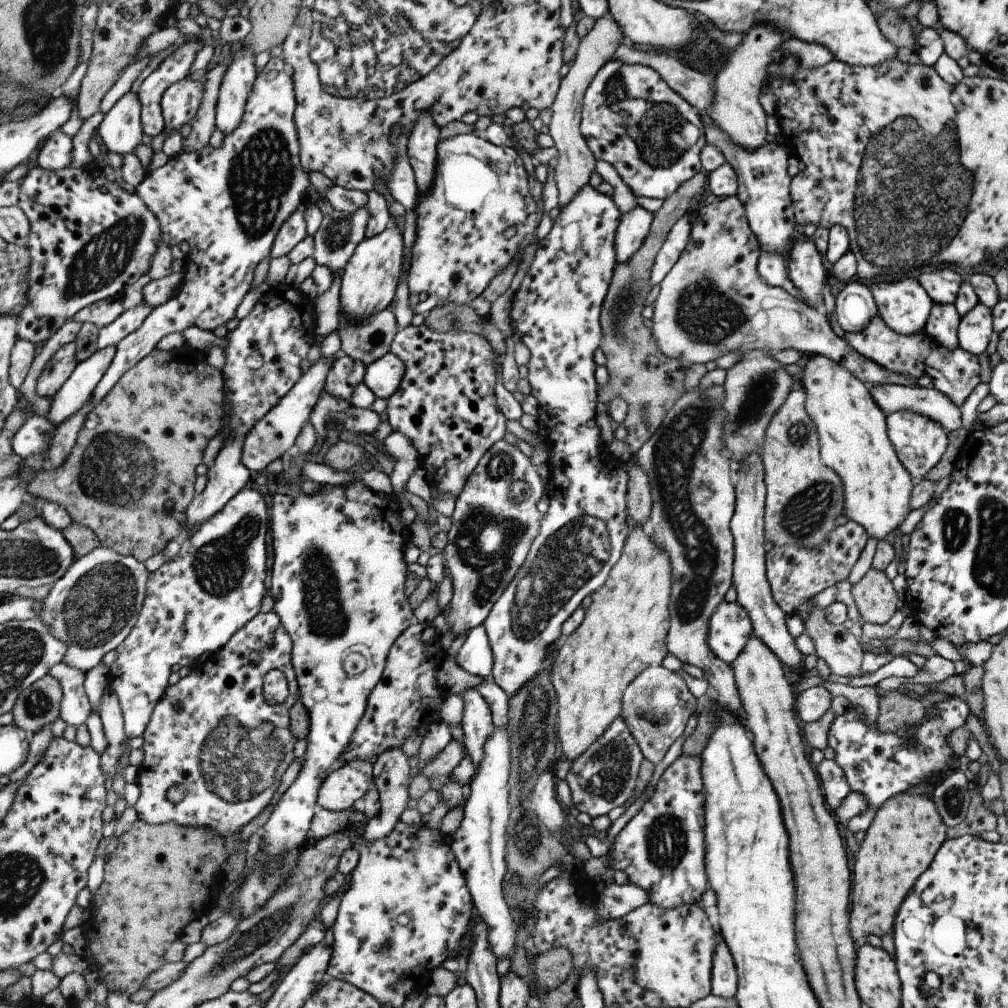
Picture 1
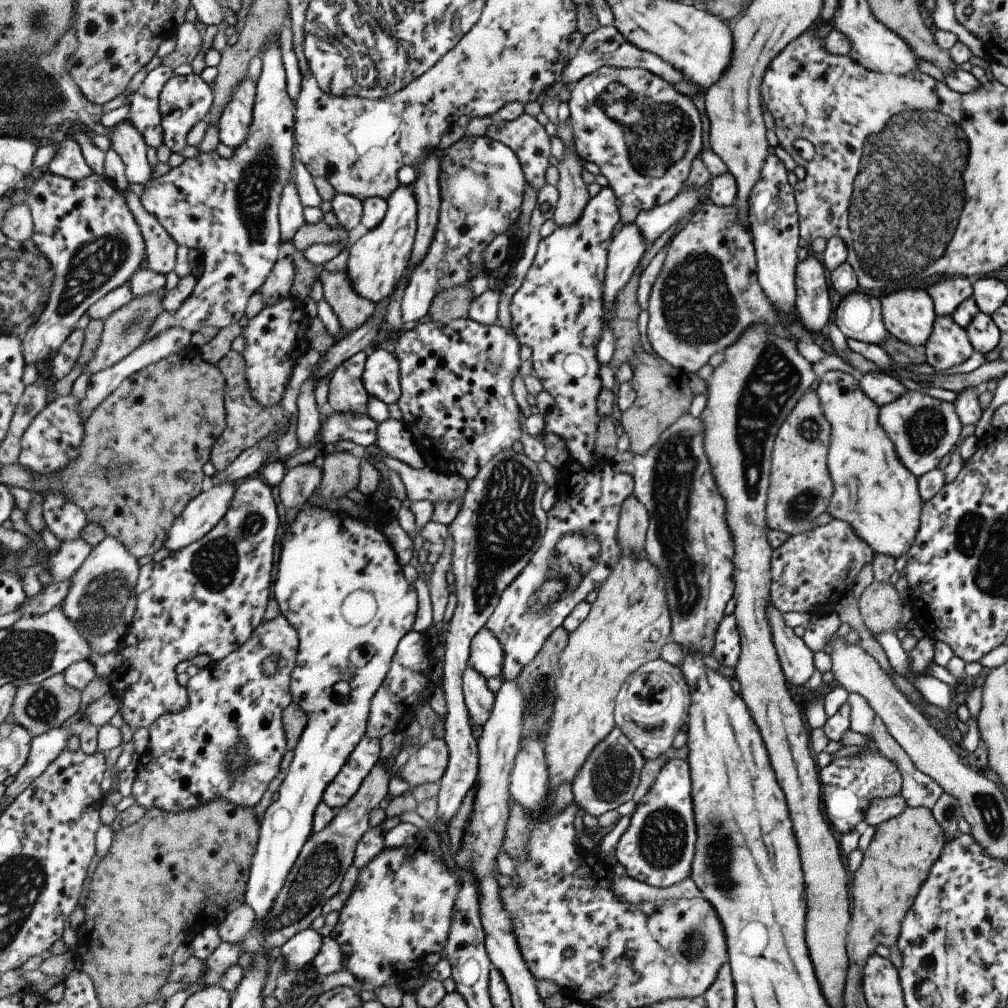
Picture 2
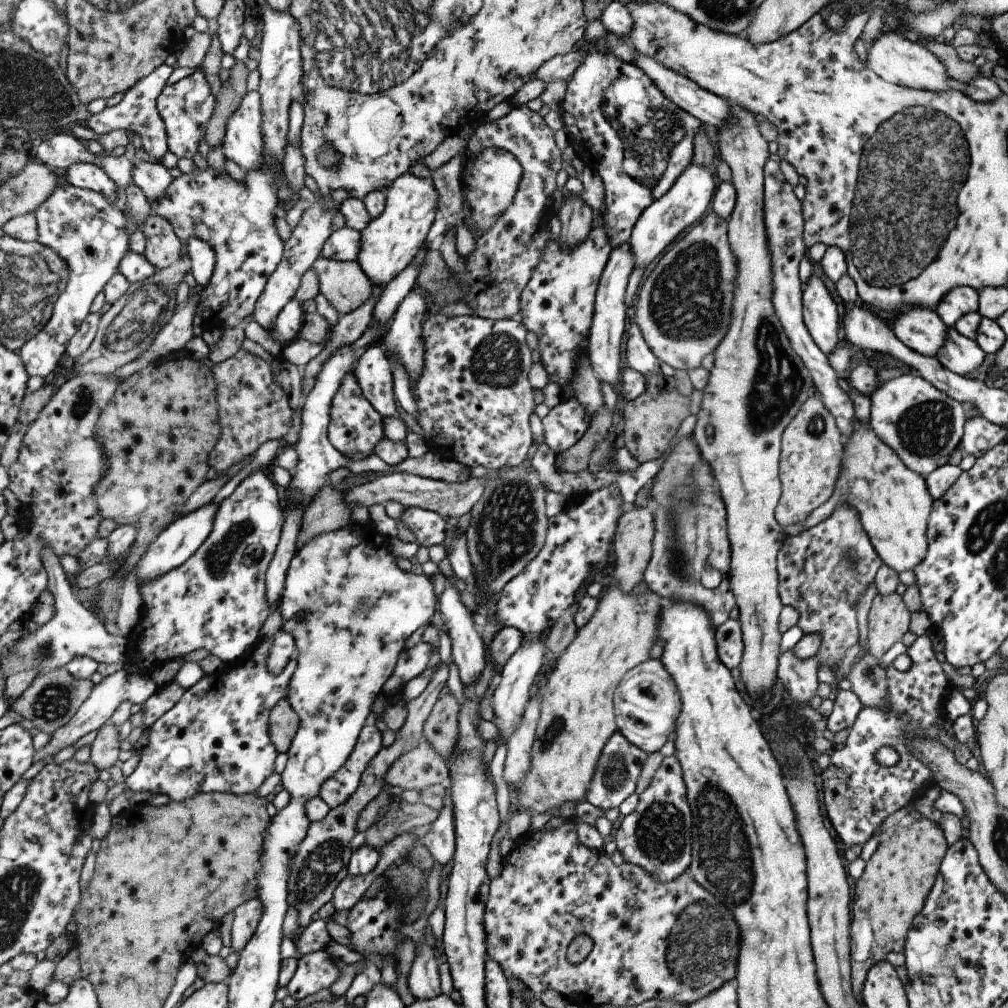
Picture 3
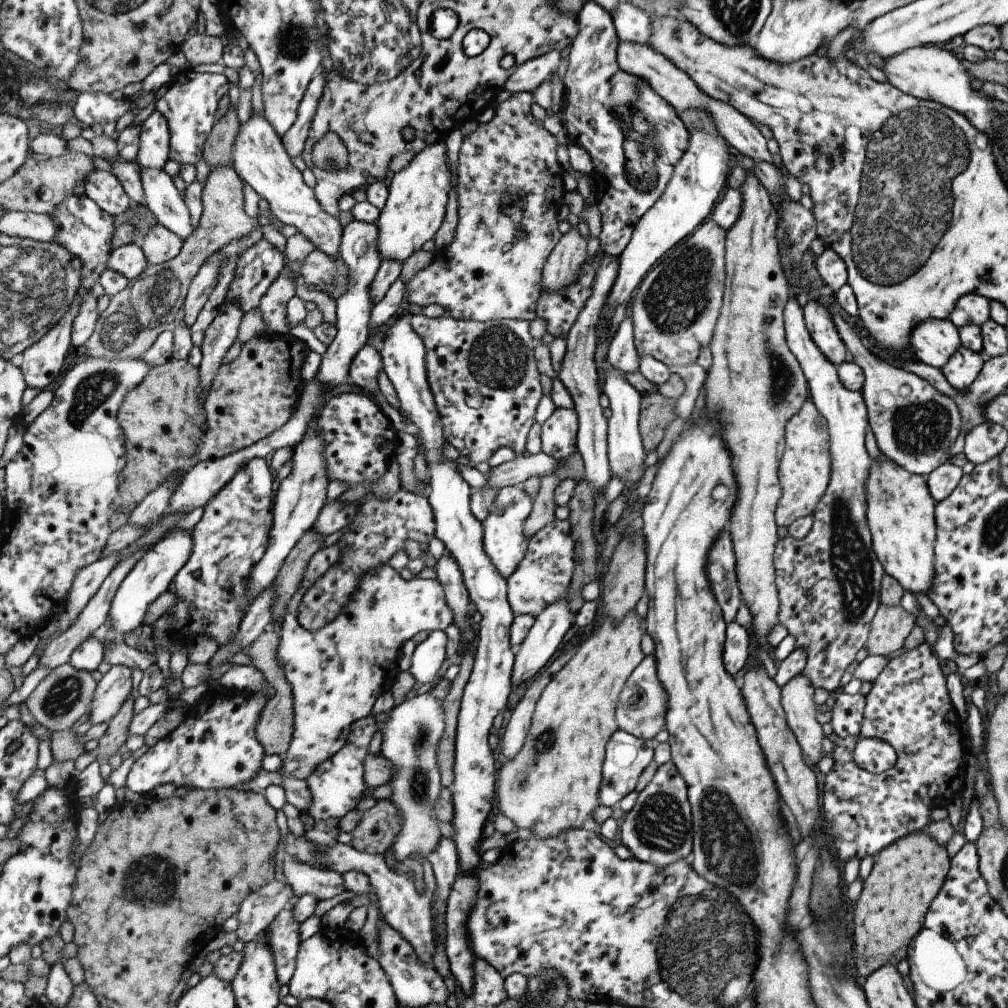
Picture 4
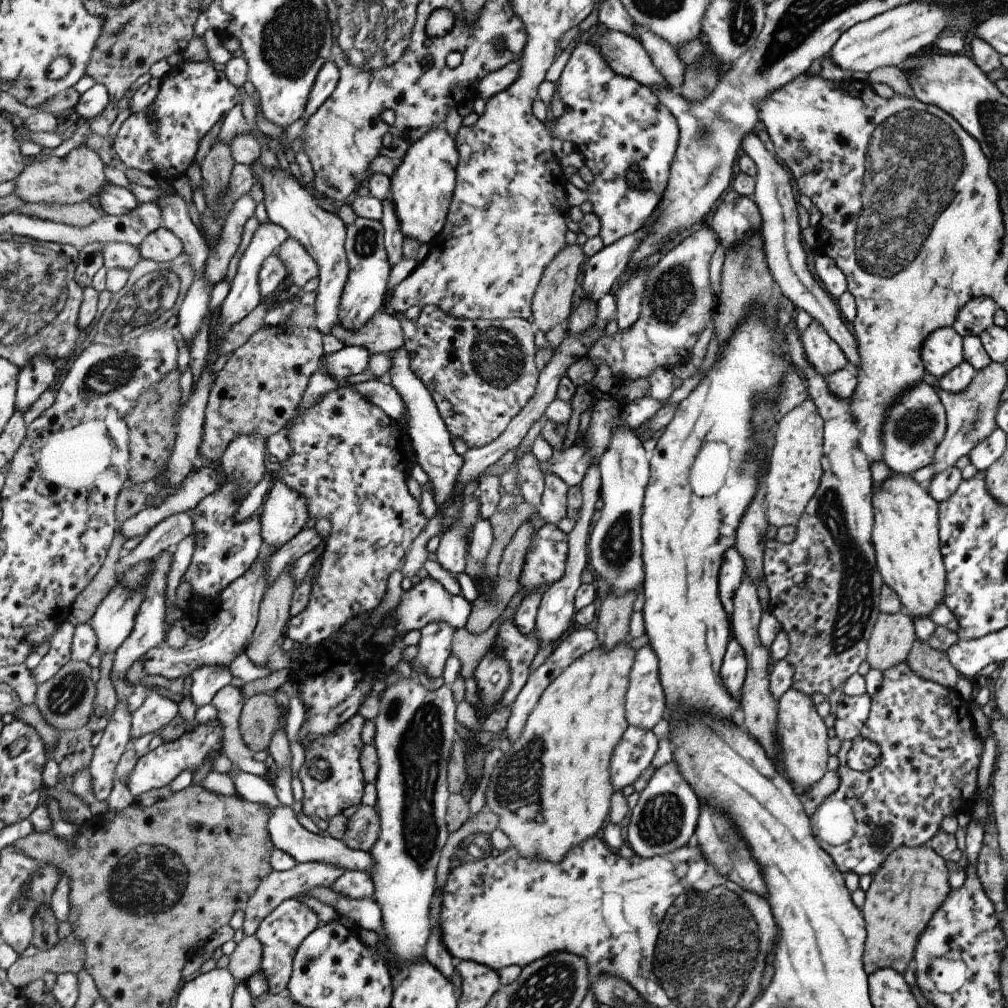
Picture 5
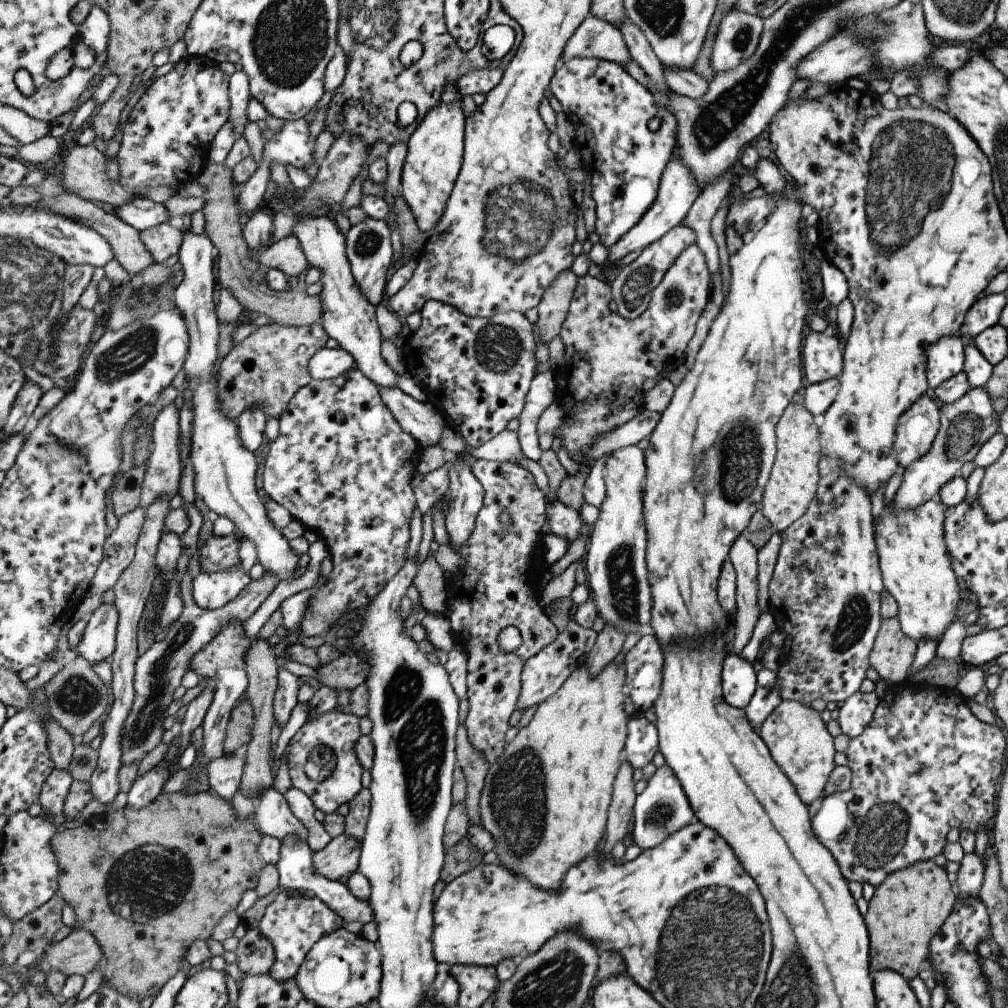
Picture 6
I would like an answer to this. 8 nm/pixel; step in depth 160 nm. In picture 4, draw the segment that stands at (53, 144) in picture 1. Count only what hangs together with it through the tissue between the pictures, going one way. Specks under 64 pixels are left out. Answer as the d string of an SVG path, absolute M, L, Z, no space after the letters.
M95 169L84 180L85 194L89 195L103 210L114 217L124 215L133 208L131 198L121 181L111 172Z

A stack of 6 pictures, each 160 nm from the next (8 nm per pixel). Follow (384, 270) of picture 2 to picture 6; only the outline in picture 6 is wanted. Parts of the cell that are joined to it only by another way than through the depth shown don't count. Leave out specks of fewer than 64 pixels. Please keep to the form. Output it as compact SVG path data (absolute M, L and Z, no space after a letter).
M459 98L452 105L441 103L438 107L430 110L426 117L419 121L417 130L408 140L408 153L402 174L402 194L405 202L411 207L418 227L422 231L430 233L441 222L447 203L454 191L456 182L462 172L465 157L466 142L466 118L463 110L459 107Z

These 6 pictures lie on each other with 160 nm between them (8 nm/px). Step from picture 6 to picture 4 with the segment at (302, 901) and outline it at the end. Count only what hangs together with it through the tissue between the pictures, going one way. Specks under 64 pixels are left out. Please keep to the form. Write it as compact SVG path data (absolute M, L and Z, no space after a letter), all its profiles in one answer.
M288 907L277 915L265 932L265 935L270 938L281 985L289 986L298 965L298 955L303 943L299 940L301 936L299 928L301 926L294 917L293 909Z

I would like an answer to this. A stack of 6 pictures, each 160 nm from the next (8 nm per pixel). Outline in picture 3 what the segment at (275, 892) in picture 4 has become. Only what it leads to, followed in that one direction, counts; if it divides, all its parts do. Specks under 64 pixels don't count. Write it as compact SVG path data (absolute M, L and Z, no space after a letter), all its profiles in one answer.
M258 898L247 901L234 910L234 920L231 928L231 948L233 951L240 954L248 945L248 942L258 929L263 913L264 906Z

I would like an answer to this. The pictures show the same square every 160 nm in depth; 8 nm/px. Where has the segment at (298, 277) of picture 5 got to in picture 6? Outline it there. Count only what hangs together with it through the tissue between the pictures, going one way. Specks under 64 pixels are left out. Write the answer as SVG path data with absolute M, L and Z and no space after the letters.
M295 234L273 243L264 252L260 264L266 270L282 270L288 277L301 276L311 267L301 241Z

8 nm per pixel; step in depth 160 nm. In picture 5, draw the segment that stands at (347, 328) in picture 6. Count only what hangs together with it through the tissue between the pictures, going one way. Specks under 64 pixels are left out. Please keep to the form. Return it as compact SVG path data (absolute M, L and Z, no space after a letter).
M261 163L251 165L254 178L260 183L264 193L263 205L268 218L290 232L290 236L298 240L316 258L320 266L319 284L316 289L316 299L313 304L317 311L315 328L323 334L330 334L331 328L340 324L342 294L346 282L350 278L350 266L346 251L347 229L349 226L337 216L317 204L317 199L305 186L301 186L298 178L280 167L267 168Z

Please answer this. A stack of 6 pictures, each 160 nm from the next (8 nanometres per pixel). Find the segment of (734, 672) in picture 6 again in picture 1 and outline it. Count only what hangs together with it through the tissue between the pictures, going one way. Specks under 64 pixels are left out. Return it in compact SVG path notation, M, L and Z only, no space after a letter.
M736 601L721 602L709 618L707 646L726 665L741 652L750 635L752 626L747 612Z

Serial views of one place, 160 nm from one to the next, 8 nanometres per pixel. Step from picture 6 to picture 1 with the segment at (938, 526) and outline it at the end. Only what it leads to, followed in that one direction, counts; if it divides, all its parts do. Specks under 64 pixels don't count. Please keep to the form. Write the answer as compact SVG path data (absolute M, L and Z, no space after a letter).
M822 355L808 356L803 367L801 388L805 394L805 412L811 416L819 442L819 458L840 480L843 488L843 508L841 512L848 521L862 526L868 538L876 542L885 540L885 536L905 520L911 511L911 490L915 481L897 459L893 446L886 434L886 416L871 399L867 388L844 370L837 362Z

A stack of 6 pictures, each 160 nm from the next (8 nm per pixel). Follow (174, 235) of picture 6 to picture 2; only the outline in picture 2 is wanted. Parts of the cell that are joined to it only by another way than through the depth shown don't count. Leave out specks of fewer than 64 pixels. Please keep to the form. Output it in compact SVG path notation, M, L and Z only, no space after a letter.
M127 186L124 195L146 238L148 266L151 270L164 275L173 272L177 266L177 248L179 248L176 240L156 216L147 212L141 197L131 187Z

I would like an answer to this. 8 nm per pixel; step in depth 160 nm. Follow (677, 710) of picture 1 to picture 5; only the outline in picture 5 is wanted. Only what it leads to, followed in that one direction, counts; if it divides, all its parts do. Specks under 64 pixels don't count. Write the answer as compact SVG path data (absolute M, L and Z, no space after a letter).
M647 644L634 654L624 696L624 717L629 725L649 731L664 716L664 694L658 675L658 660Z

